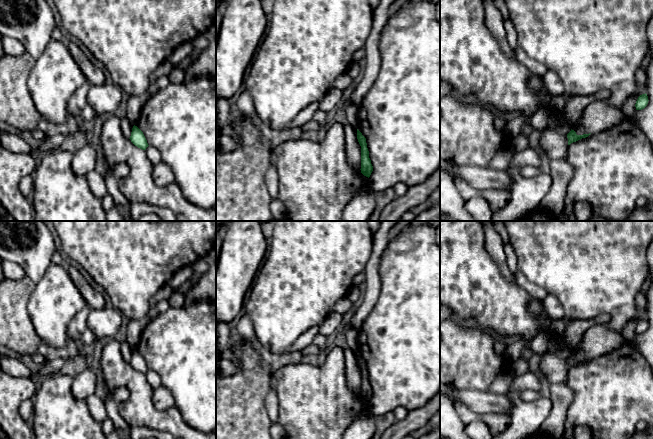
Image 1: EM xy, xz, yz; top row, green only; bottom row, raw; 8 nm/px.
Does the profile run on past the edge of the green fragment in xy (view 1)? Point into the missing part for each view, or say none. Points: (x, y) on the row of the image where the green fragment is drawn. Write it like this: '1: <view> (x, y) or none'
1: none

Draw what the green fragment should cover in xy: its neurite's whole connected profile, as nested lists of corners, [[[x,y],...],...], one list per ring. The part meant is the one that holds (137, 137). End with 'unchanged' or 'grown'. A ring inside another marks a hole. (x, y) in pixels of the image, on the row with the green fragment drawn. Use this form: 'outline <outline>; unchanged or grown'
outline [[[135,125],[132,128],[129,139],[135,146],[142,150],[146,150],[146,148],[149,146],[143,132]]]; unchanged

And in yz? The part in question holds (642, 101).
outline [[[642,94],[638,97],[637,101],[636,101],[636,104],[635,104],[635,107],[636,107],[636,110],[642,110],[644,109],[647,104],[648,104],[648,96],[647,94]]]; unchanged

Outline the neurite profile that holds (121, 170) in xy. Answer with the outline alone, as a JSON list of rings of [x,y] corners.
[[[118,163],[113,168],[112,173],[119,179],[124,178],[129,174],[129,167],[125,163]]]

